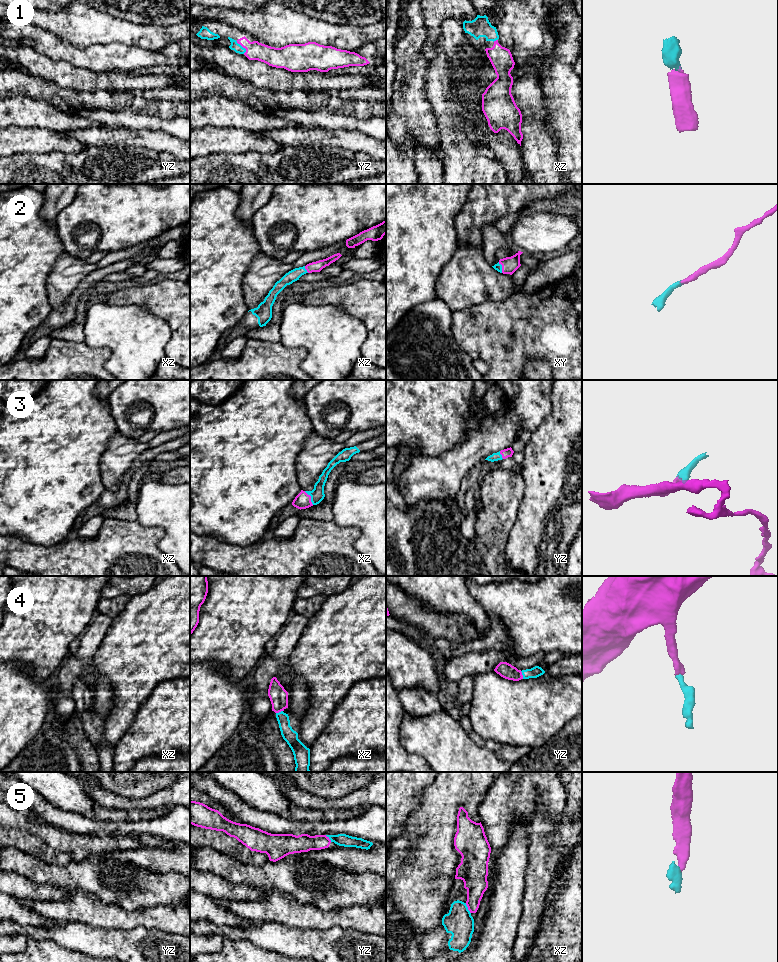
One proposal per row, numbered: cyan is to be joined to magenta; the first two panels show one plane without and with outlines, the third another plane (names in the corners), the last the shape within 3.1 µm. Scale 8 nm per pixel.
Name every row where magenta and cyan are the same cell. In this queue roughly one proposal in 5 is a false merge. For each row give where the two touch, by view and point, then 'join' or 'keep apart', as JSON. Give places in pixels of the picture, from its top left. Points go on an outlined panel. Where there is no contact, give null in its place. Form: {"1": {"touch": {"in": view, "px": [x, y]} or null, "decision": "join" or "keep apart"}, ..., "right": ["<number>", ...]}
{"1": {"touch": {"in": "yz", "px": [243, 47]}, "decision": "join"}, "2": {"touch": {"in": "xy", "px": [502, 267]}, "decision": "join"}, "3": {"touch": {"in": "xz", "px": [310, 497]}, "decision": "join"}, "4": {"touch": {"in": "yz", "px": [522, 675]}, "decision": "join"}, "5": {"touch": {"in": "xz", "px": [468, 908]}, "decision": "keep apart"}, "right": ["1", "2", "3", "4"]}

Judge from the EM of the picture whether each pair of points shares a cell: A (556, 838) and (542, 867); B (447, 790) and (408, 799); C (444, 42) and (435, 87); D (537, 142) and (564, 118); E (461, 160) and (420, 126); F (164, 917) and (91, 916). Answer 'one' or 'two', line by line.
A: one
B: two
C: one
D: two
E: two
F: one

